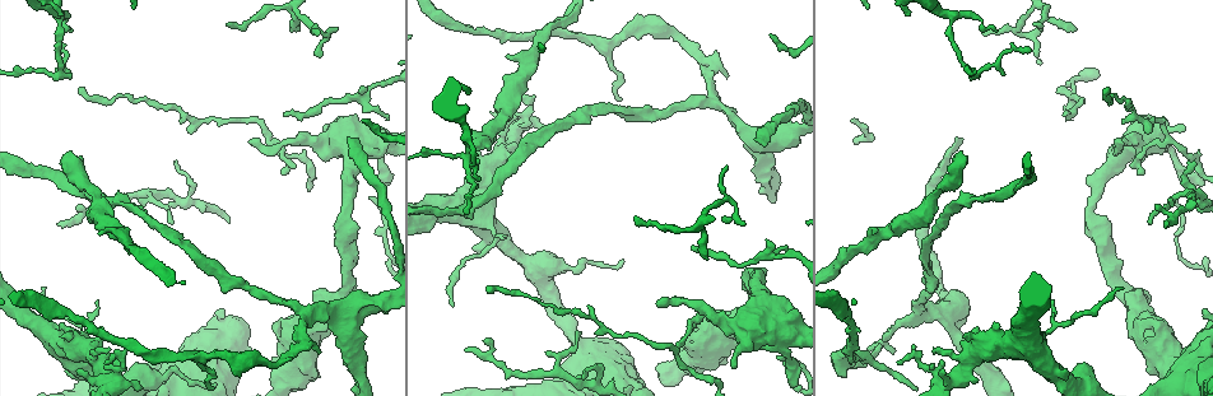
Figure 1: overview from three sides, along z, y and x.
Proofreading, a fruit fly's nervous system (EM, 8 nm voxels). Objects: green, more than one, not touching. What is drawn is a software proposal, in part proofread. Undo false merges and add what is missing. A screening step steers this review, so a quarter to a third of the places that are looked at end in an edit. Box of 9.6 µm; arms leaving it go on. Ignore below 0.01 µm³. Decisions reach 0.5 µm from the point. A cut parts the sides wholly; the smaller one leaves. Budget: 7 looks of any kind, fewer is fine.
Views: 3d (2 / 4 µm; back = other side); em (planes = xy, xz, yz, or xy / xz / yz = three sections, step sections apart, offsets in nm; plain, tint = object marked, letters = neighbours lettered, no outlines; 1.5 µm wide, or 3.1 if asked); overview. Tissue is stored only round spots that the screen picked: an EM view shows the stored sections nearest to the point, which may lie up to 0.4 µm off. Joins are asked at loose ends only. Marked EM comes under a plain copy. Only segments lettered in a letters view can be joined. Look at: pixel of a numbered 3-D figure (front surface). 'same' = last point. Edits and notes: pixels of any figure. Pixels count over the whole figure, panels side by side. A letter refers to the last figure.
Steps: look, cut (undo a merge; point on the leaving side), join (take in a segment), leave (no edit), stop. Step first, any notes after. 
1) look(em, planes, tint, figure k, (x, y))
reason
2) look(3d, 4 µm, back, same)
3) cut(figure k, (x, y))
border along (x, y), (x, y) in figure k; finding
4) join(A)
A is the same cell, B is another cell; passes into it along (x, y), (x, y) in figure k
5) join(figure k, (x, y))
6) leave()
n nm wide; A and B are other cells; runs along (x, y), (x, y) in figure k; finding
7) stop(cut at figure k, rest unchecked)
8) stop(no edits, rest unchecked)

look(em, xy, step 4, letters, figure 1, (1131, 107))
thin neck

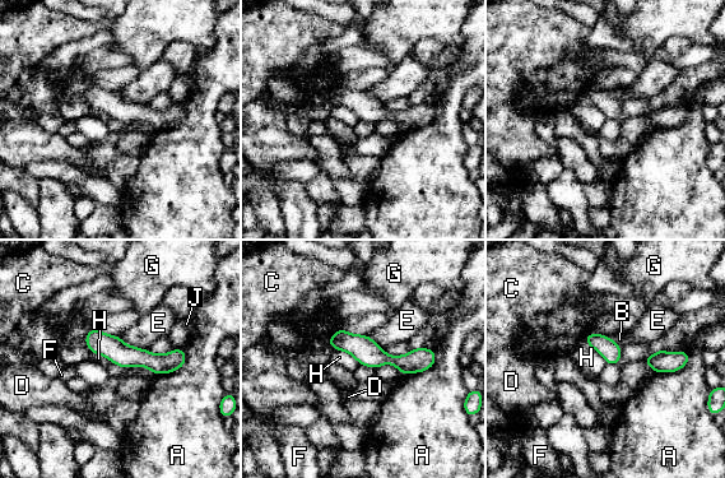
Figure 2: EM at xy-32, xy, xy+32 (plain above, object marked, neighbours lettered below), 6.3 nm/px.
look(em, planes, letters, same)
another direction

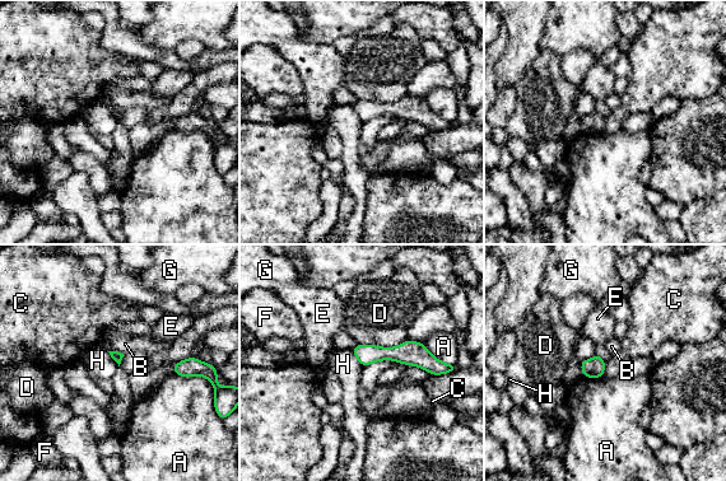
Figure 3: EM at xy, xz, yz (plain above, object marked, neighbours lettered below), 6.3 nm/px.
leave()
A, B, C, D, E, F, G and H are other cells; all the same neuron

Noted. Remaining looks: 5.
look(3d, 4 µm, figure 1, (479, 144))

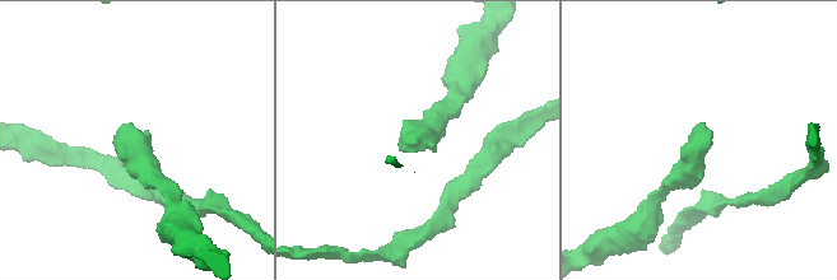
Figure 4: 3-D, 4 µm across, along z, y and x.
look(em, planes, letters, figure 4, (414, 143))
shape alone is not enough

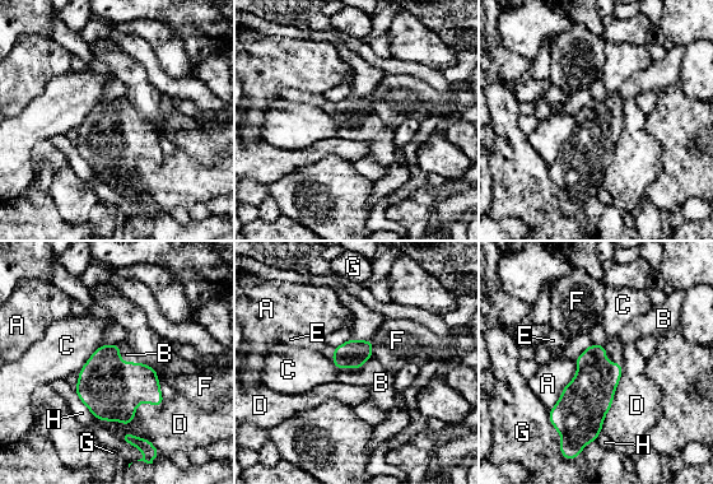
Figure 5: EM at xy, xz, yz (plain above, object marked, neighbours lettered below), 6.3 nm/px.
join(B)
B is the same cell, A, C, D, E, F, G and H are other cells; passes into it along (111, 389), (125, 362), (126, 354) in figure 5; the neuron continues

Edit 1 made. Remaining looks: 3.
look(overview)
see it whole again

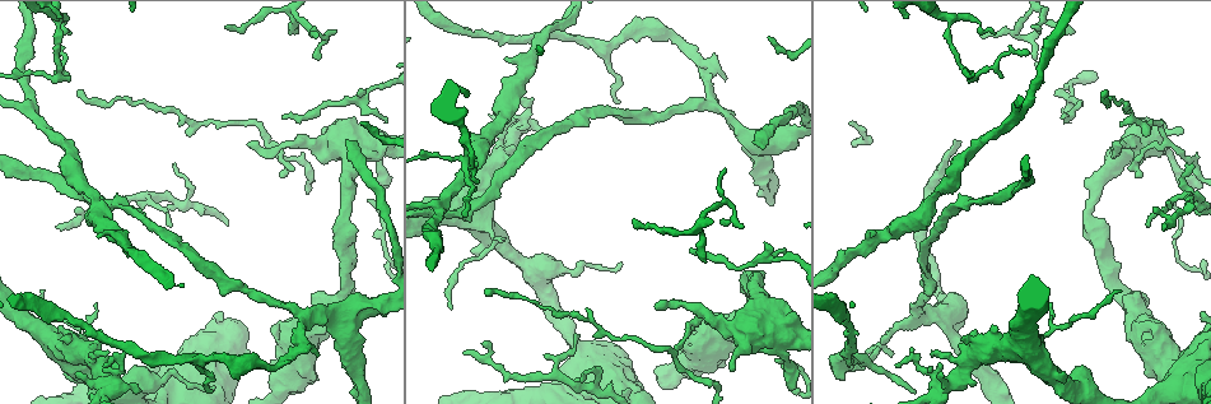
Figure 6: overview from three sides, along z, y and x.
look(em, planes, letters, figure 6, (1056, 96))
tapers out

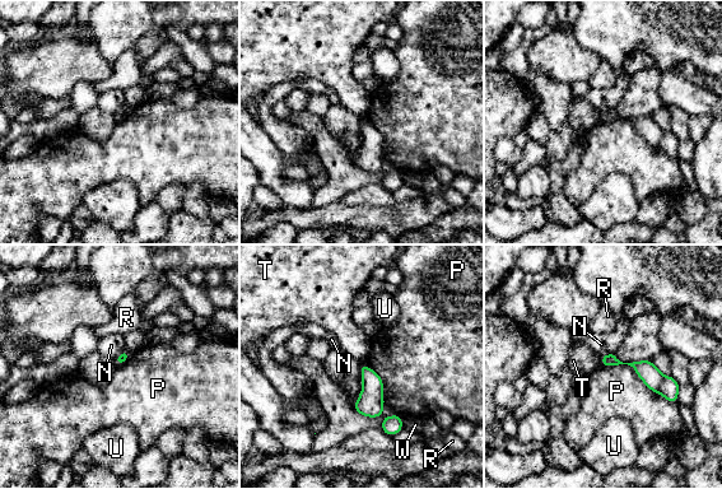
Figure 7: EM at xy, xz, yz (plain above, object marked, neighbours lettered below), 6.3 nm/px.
leave()
N, P, R, T, U and W are other cells; runs along (602, 361), (643, 368), (674, 399) in figure 7; none of them fits

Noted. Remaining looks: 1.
stop(join at figure 5, rest unchecked)

